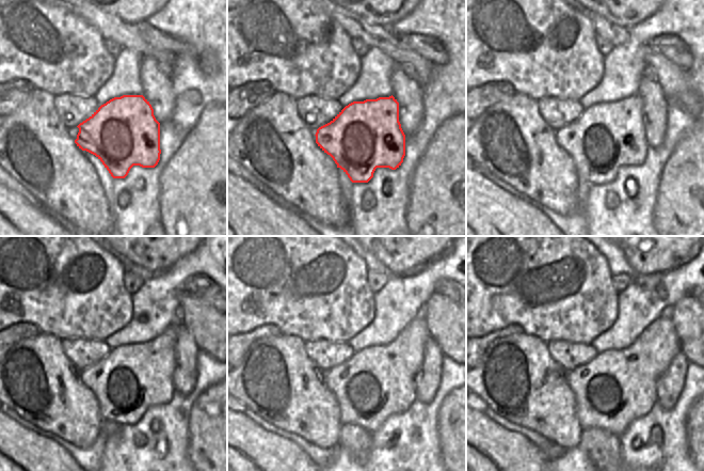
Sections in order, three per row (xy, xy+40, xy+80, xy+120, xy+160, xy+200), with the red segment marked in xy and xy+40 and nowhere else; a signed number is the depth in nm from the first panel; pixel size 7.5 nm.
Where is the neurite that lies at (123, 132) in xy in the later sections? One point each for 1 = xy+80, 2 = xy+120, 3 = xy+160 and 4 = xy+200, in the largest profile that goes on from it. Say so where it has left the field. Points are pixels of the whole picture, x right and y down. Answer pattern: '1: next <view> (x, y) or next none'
1: next xy+80 (607, 136)
2: next xy+120 (132, 378)
3: next xy+160 (376, 382)
4: next xy+200 (619, 386)

